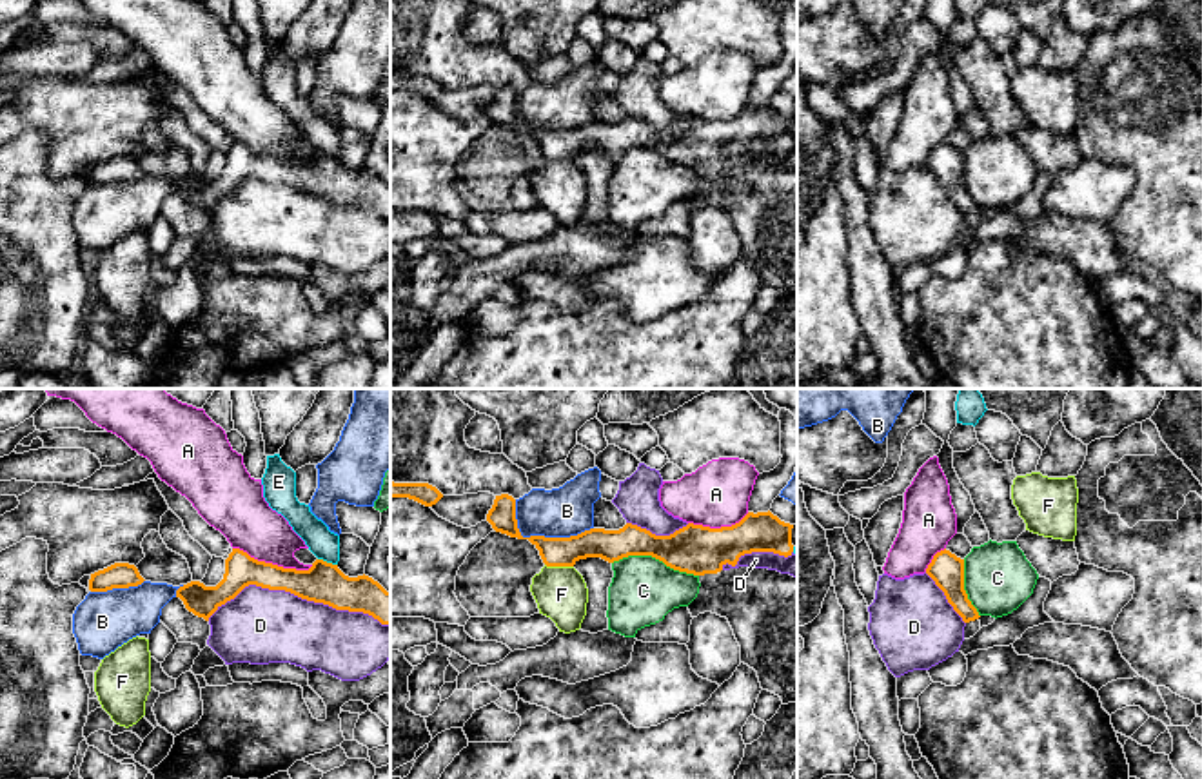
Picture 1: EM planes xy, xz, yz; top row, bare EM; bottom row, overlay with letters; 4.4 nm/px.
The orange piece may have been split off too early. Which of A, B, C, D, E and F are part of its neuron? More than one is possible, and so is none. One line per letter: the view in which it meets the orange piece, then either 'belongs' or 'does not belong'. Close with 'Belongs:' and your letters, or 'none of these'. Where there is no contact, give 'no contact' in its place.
A: meets orange in xy; does not belong
B: meets orange in xz; does not belong
C: meets orange in xz; does not belong
D: meets orange in xy; does not belong
E: meets orange in xy; does not belong
F: meets orange in xz; does not belong
Belongs: none of these

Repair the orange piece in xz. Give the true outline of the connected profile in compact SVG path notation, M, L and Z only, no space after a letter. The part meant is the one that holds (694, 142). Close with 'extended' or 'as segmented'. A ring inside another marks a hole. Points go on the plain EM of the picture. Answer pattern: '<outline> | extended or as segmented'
M501 87L496 89L494 98L487 107L487 114L496 125L517 133L528 133L539 143L539 149L547 160L574 160L579 153L586 151L601 151L608 156L614 156L628 149L652 149L674 163L697 169L701 176L699 187L688 198L692 211L697 211L704 205L726 211L741 240L741 256L748 258L757 265L761 281L779 289L783 298L797 296L797 171L768 162L735 160L741 149L752 145L773 145L784 151L792 149L793 118L781 114L770 104L757 107L748 105L739 116L721 122L688 116L686 120L675 123L670 129L655 129L646 122L626 116L619 123L590 122L570 131L523 131L516 113L516 93L508 87Z | extended

